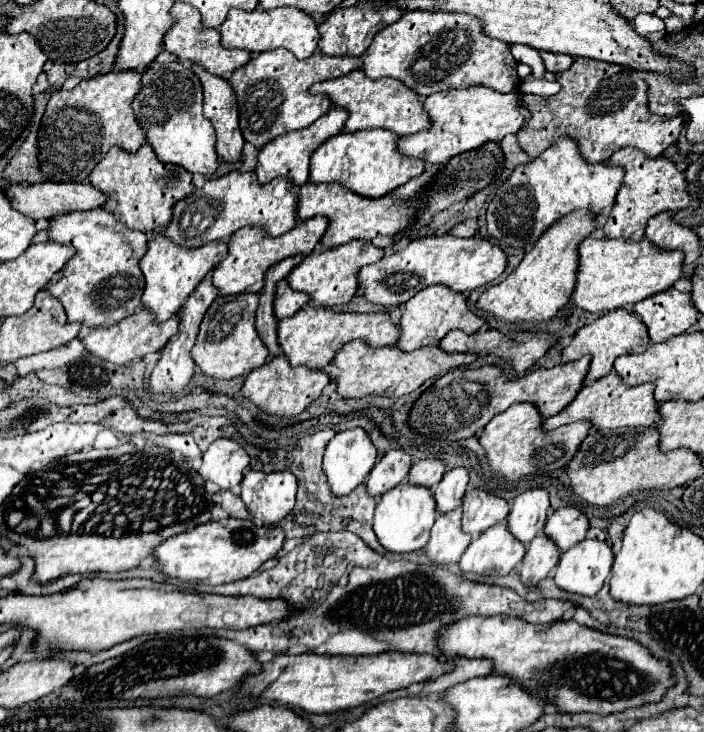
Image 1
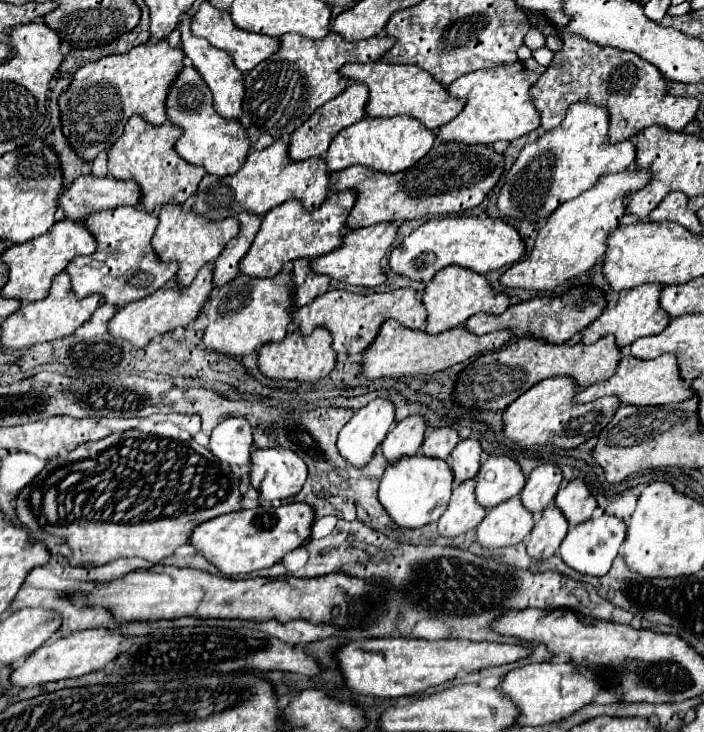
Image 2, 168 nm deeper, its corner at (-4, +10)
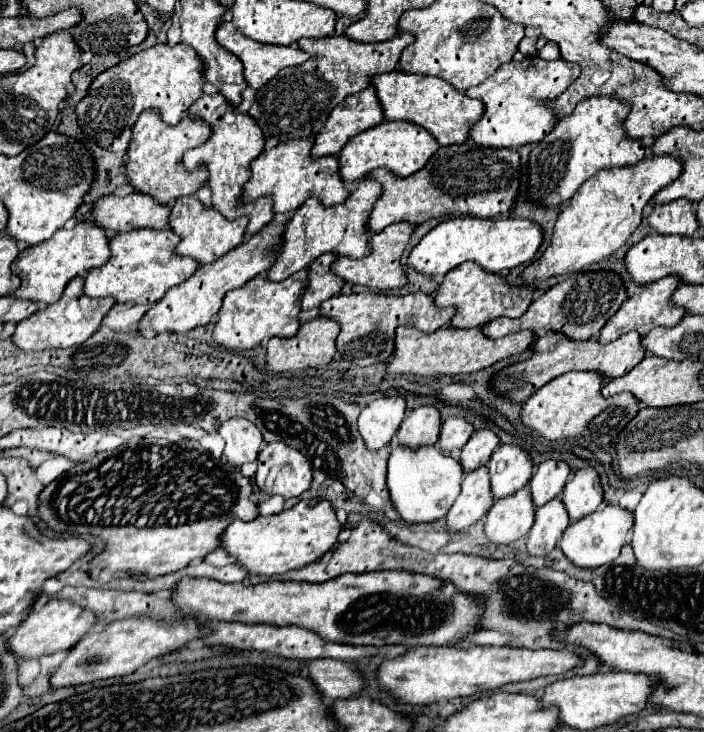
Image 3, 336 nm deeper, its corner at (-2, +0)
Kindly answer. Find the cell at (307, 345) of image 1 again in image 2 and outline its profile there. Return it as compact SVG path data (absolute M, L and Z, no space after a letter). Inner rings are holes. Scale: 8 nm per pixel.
M398 288L398 290L392 290L392 292L372 292L372 294L356 294L356 292L348 292L348 290L328 290L326 294L314 298L304 308L298 308L294 312L294 318L300 320L298 330L302 334L310 334L316 326L328 328L332 332L332 338L334 338L332 348L334 348L336 354L362 354L376 340L376 334L378 334L380 326L388 318L394 318L408 328L422 328L424 322L426 322L426 310L424 310L424 304L420 302L418 292L412 290L412 288Z

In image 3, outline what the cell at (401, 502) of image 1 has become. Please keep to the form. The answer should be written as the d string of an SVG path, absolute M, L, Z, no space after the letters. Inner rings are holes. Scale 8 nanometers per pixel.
M394 448L386 472L390 502L408 524L436 522L444 518L454 504L460 492L462 476L462 466L452 456L438 452L438 448L418 448L418 452L410 452L410 448Z

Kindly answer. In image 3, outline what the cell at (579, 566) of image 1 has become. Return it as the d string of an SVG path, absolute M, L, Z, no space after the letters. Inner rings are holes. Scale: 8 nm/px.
M606 506L602 512L594 512L578 522L572 522L562 540L560 540L560 548L564 552L564 556L578 568L588 568L588 570L596 570L600 566L612 564L624 542L626 542L626 534L632 528L632 512L620 508L620 506Z

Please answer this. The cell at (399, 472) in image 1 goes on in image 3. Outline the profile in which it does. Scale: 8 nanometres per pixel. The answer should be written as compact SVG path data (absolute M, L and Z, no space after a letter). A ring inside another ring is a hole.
M420 406L406 414L396 434L396 442L406 448L424 448L432 446L438 440L440 432L440 414L434 406Z

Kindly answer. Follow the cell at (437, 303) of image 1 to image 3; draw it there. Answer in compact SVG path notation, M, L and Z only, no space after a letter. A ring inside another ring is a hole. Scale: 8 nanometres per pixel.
M468 262L462 264L454 270L450 270L442 284L438 286L436 294L434 294L434 304L436 308L454 308L454 316L450 320L450 328L480 328L486 322L506 316L506 318L520 318L526 308L530 306L534 298L534 290L526 288L526 286L508 286L500 276L490 274L490 272L482 272L482 268L478 268L478 264Z

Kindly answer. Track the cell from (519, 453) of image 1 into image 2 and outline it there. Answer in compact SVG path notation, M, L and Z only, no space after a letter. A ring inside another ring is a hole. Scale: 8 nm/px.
M570 376L542 380L504 410L504 434L520 446L554 444L558 448L576 448L578 444L598 436L600 430L612 420L612 414L620 408L620 398L608 396L588 404L578 404L574 402L578 390L576 380Z

